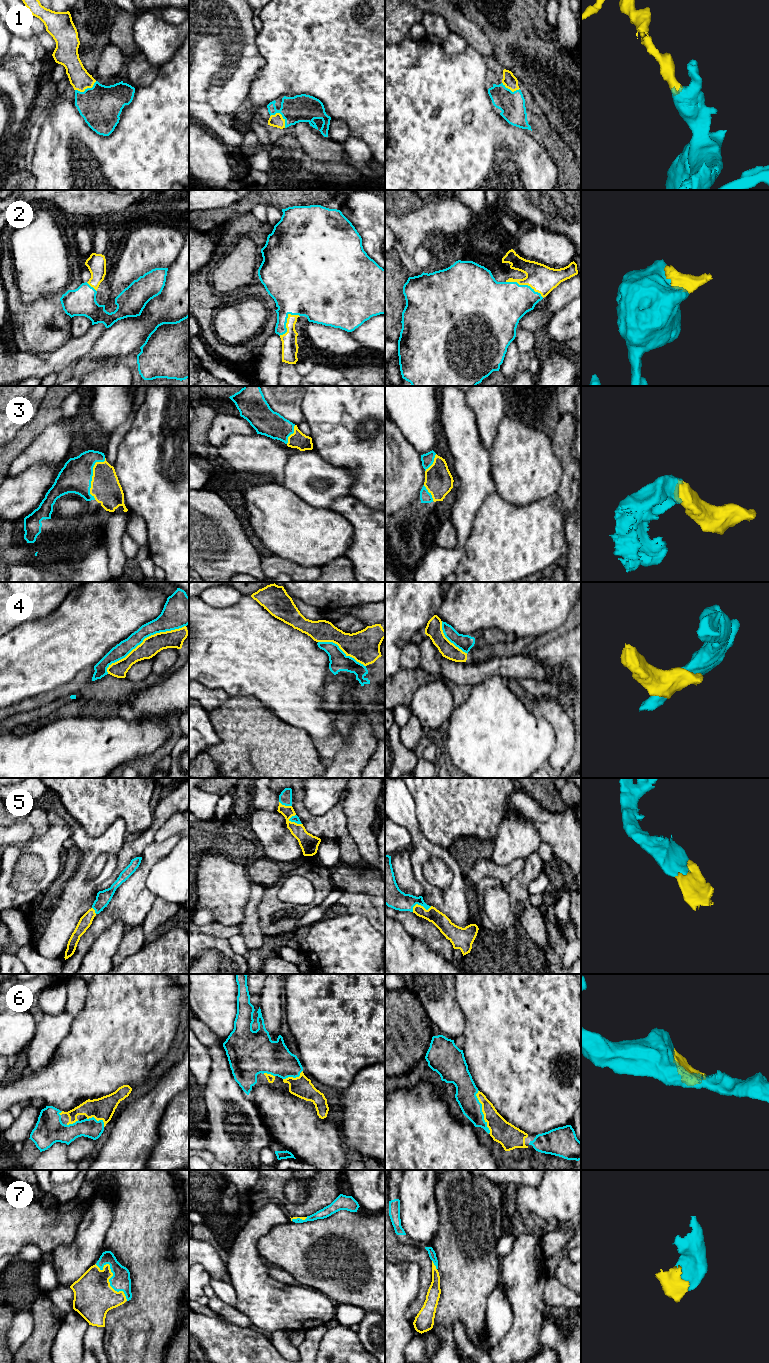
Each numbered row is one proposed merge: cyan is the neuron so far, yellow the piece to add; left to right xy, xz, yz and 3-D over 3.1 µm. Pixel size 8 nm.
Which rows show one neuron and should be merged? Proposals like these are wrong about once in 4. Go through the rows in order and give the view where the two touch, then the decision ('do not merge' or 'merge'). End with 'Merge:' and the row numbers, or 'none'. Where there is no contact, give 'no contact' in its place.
1: meets cyan in xz; merge
2: meets cyan in yz; merge
3: meets cyan in xy; merge
4: meets cyan in xy; do not merge
5: meets cyan in yz; merge
6: meets cyan in yz; merge
7: meets cyan in xy; merge
Merge: 1, 2, 3, 5, 6, 7

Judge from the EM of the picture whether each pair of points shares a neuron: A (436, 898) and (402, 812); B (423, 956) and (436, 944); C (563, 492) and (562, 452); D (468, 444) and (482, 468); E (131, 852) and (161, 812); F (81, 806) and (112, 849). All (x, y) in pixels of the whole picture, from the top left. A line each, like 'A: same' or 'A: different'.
A: same
B: different
C: same
D: same
E: same
F: different

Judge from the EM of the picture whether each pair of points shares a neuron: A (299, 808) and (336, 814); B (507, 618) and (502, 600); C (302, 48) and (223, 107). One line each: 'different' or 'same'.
A: same
B: same
C: different

